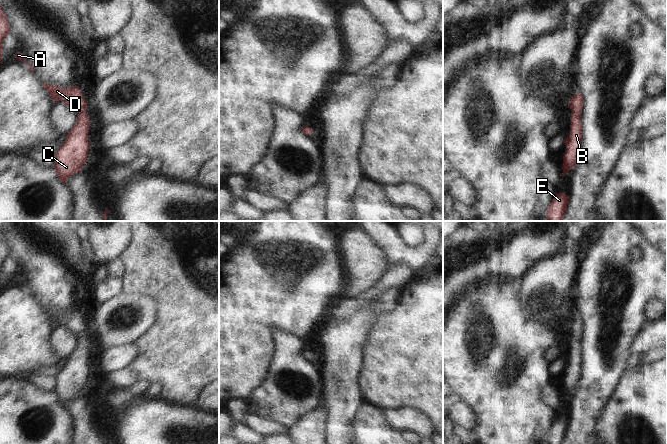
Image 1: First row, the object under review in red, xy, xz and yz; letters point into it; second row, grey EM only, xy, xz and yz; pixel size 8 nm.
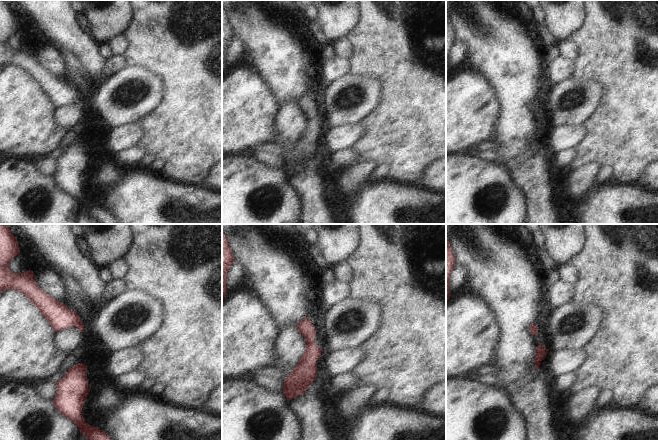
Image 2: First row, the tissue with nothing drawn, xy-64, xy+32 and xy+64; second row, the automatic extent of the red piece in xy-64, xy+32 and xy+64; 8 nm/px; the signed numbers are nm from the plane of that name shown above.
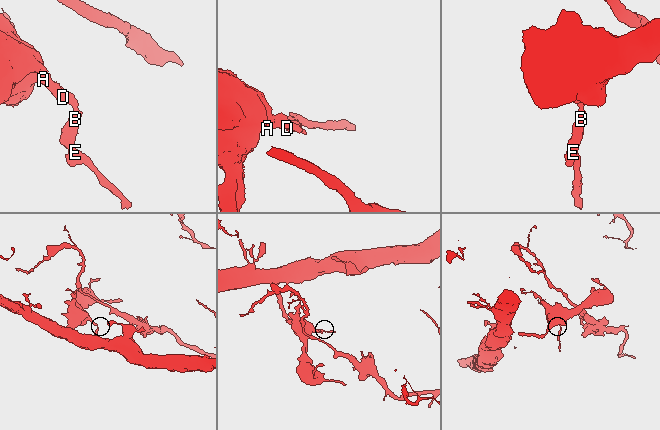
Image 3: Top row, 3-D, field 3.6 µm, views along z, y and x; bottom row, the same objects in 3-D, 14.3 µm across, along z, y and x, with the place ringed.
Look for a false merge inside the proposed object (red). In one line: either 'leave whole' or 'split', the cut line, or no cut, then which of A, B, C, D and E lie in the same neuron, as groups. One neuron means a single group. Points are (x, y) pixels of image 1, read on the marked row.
leave whole | no cut | A B C D E

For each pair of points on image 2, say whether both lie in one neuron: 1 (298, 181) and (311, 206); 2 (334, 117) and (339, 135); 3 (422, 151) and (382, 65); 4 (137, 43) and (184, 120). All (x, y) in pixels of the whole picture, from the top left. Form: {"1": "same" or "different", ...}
{"1": "same", "2": "different", "3": "same", "4": "same"}

